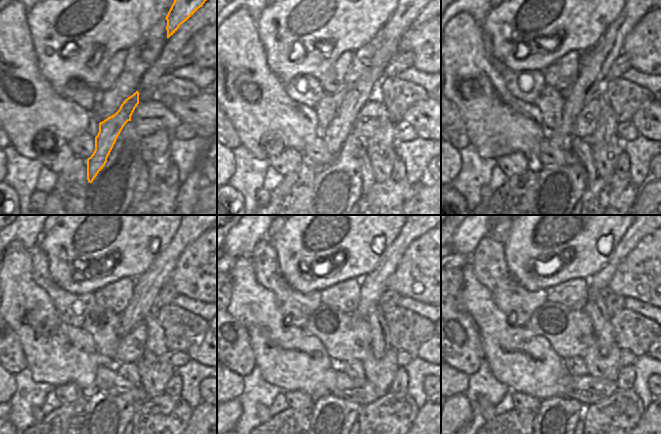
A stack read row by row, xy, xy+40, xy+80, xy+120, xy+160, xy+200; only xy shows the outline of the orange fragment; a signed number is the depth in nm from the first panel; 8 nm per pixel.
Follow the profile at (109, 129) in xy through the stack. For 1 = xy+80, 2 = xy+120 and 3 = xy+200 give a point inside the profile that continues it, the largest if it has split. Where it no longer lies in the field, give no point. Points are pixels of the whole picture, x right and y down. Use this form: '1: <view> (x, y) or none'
1: xy+80 (595, 63)
2: xy+120 (148, 285)
3: xy+200 (598, 283)

